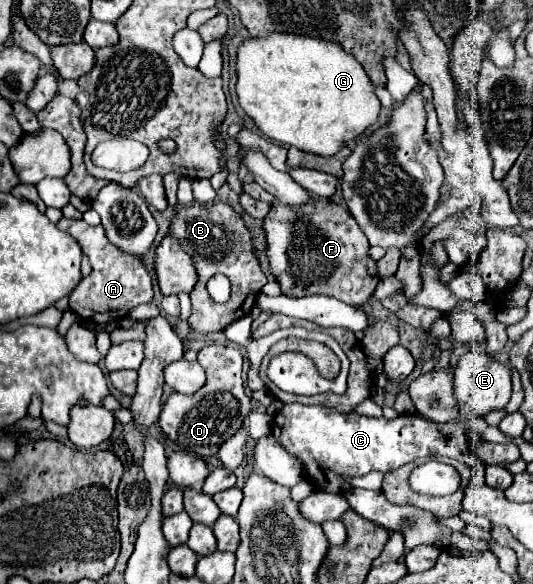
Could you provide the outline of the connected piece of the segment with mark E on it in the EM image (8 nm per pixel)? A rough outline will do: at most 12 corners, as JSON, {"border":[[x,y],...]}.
{"border":[[480,347],[453,372],[463,414],[505,408],[511,372]]}

